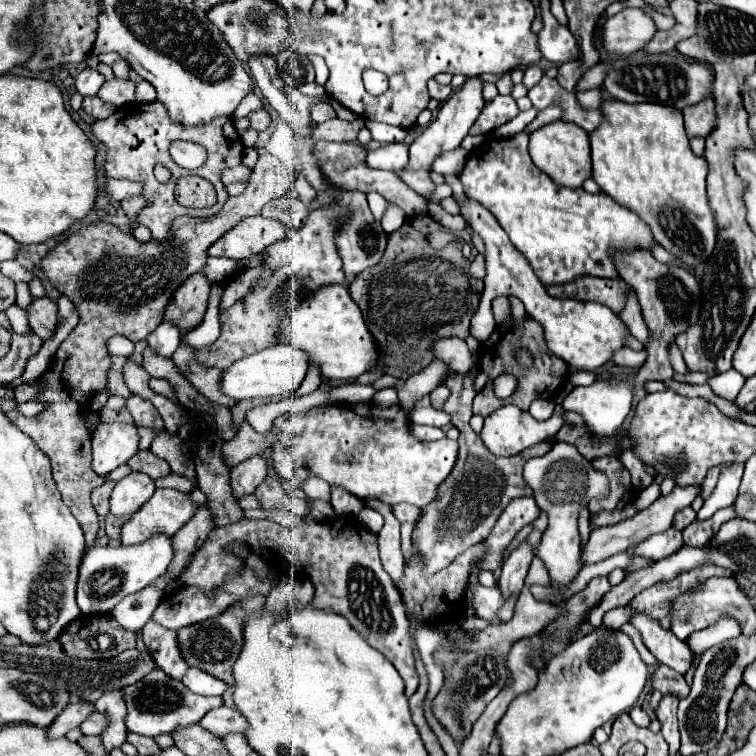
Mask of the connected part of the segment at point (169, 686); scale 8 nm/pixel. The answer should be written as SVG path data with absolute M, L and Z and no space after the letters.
M154 668L152 674L144 676L144 680L138 680L136 684L124 686L122 692L124 692L126 708L128 708L126 728L136 732L136 734L144 734L144 736L158 736L158 734L164 734L164 732L170 734L178 726L196 724L208 710L222 704L220 696L208 698L208 696L192 694L180 680L172 680L160 668Z

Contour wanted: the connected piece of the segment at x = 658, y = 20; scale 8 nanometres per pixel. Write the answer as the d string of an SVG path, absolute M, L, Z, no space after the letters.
M642 8L642 10L652 17L658 30L669 30L675 24L675 20L672 16L661 15L650 8Z

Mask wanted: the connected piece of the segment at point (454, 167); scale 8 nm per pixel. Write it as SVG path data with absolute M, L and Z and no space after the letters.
M458 146L452 152L444 152L434 160L432 172L440 175L460 174L466 164L466 156L468 156L468 152L462 146Z

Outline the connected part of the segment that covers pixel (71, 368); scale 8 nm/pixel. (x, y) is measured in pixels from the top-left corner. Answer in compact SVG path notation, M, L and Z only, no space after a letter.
M258 148L258 154L260 158L254 168L254 178L240 196L230 196L222 212L210 218L178 216L172 222L168 240L138 242L130 232L122 232L118 226L94 222L58 242L40 262L42 272L54 288L76 304L80 322L60 344L46 372L38 378L40 392L36 400L46 402L46 410L32 418L8 414L8 420L30 436L50 458L54 482L64 504L80 522L88 546L94 544L98 532L98 514L90 504L90 492L98 486L98 476L92 472L92 434L86 428L84 414L90 410L92 396L108 384L106 374L112 366L112 358L106 342L114 334L122 334L132 342L140 342L152 334L164 318L164 308L168 306L172 292L204 268L208 246L234 228L242 218L260 214L266 202L284 196L294 186L294 170L290 166L264 148Z

